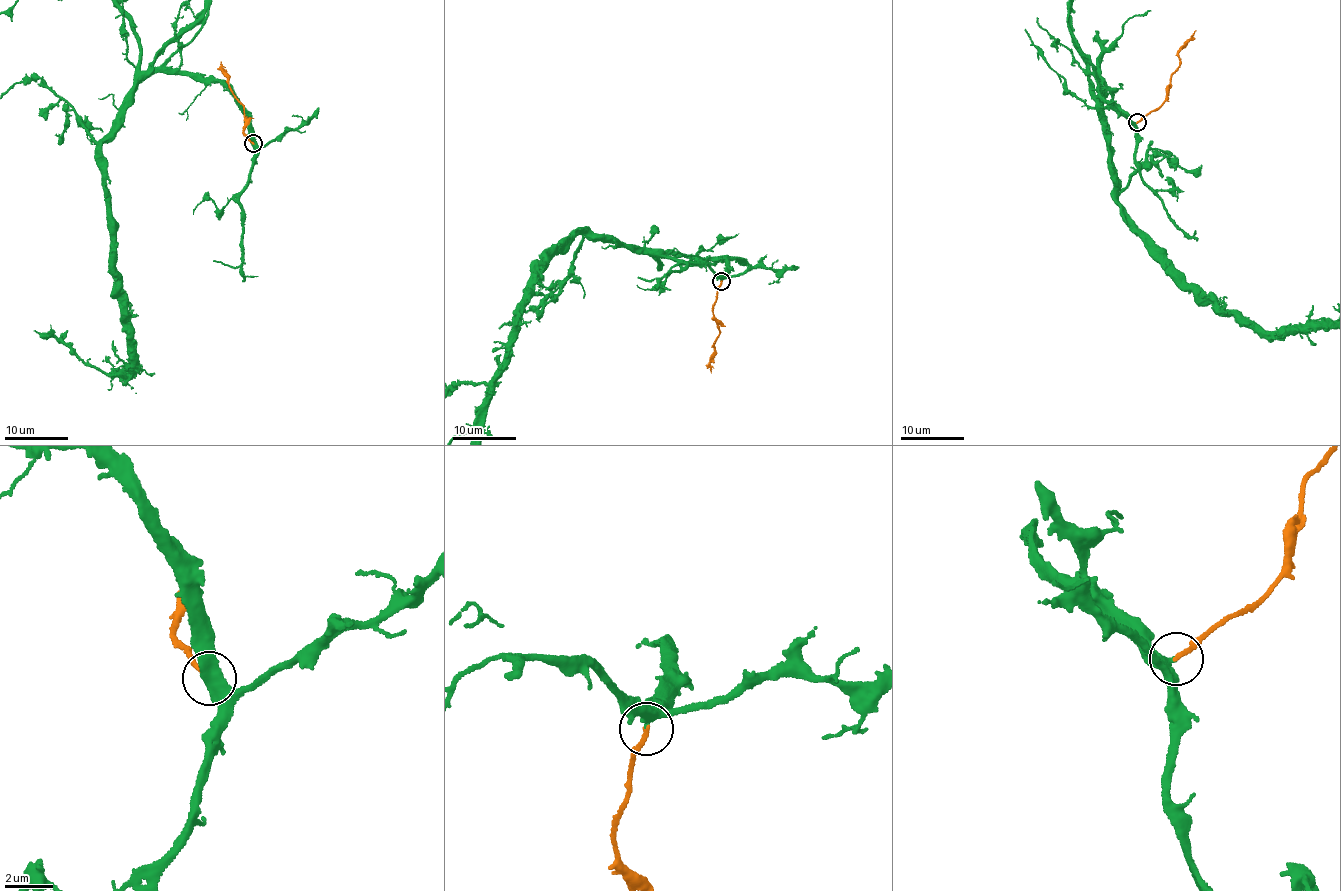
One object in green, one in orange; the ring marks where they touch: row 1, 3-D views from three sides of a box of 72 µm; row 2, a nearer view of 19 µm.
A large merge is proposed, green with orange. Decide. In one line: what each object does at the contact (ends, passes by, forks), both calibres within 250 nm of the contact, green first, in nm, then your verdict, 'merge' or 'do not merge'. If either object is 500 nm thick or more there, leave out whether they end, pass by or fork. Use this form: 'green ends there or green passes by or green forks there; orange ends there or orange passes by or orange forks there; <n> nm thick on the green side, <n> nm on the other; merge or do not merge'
green passes by; orange ends there; 400 nm thick on the green side, 200 nm on the other; merge

